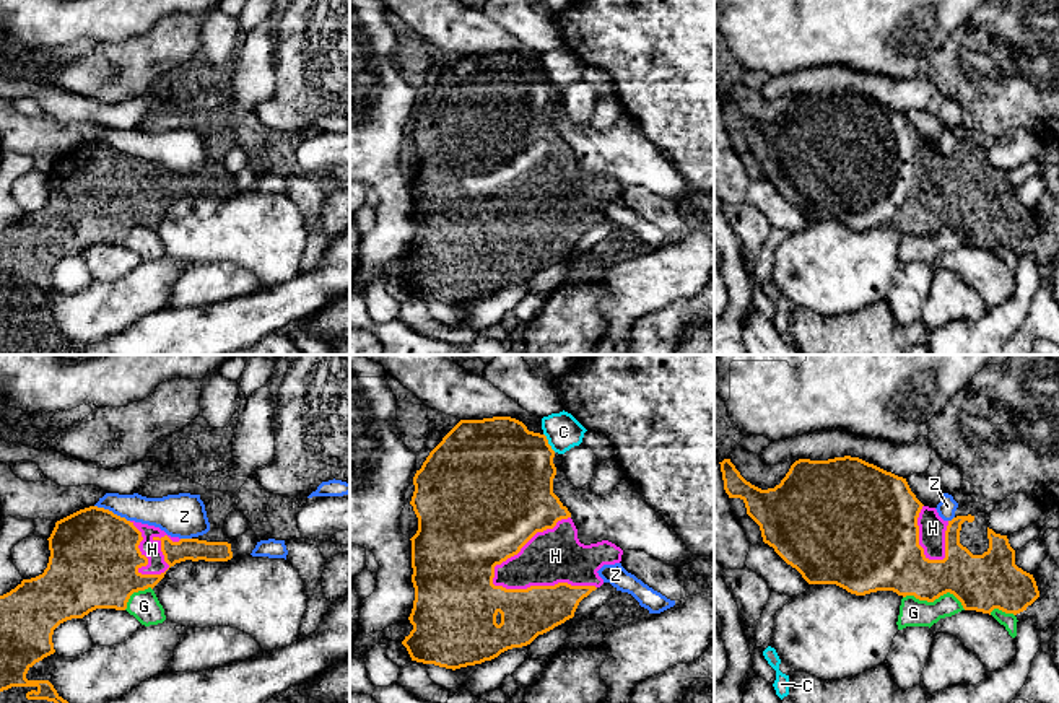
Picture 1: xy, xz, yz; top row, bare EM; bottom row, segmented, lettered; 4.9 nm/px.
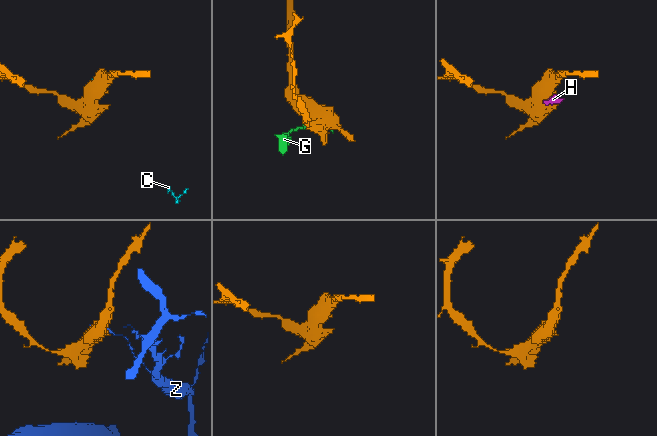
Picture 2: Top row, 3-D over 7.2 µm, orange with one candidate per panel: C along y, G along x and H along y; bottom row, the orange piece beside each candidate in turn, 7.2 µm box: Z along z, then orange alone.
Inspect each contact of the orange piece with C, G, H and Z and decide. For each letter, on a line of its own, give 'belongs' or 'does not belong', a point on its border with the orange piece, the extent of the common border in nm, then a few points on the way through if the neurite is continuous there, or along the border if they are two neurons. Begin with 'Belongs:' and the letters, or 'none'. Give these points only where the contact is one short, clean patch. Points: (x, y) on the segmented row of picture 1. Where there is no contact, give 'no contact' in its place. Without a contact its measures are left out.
Belongs: H
C: does not belong; meets orange in xz at (547, 443); contact 110 nm long; border along xz (544, 433), (555, 451)
G: does not belong; meets orange in yz at (936, 598); contact 320 nm long
H: belongs; meets orange in xz at (537, 586); contact 500 nm long
Z: does not belong; meets orange in xy at (111, 511); contact 190 nm long; border along xy (95, 505), (111, 510), (129, 521)

